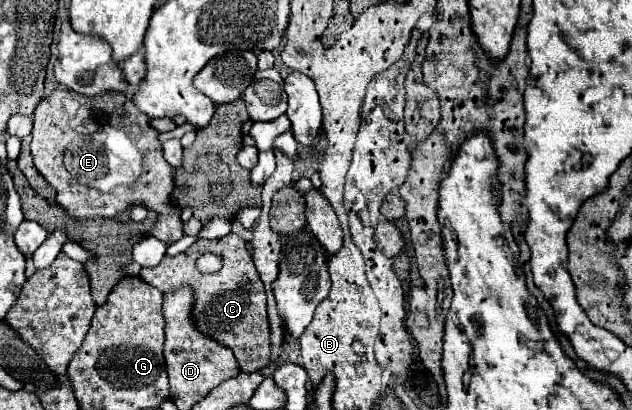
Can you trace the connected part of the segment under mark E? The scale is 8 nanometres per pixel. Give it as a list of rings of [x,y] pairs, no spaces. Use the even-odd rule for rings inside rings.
[[[56,89],[50,97],[36,105],[32,117],[32,157],[36,169],[56,189],[56,203],[74,219],[114,217],[133,205],[146,205],[160,213],[158,223],[150,234],[166,245],[176,243],[182,237],[182,221],[178,209],[170,203],[172,191],[172,167],[162,157],[158,133],[150,127],[148,117],[134,107],[134,103],[122,93],[102,93],[98,97],[82,97],[80,93]]]

